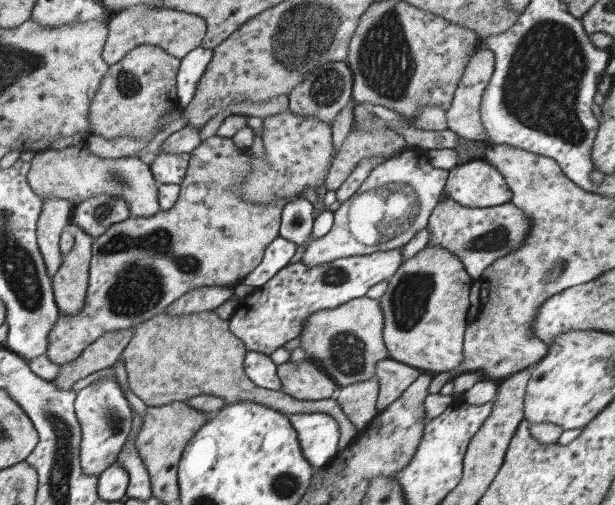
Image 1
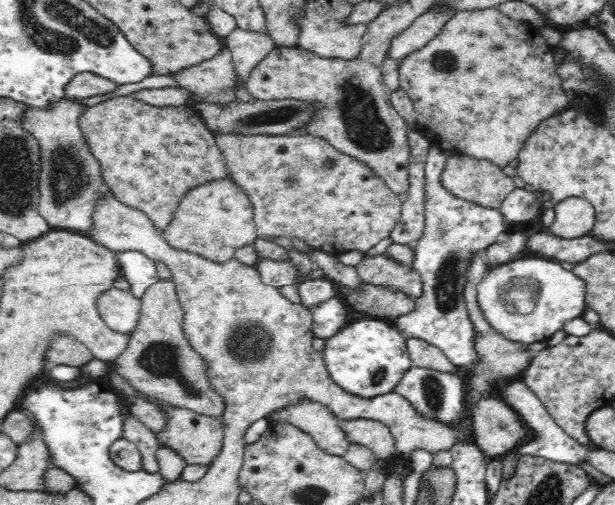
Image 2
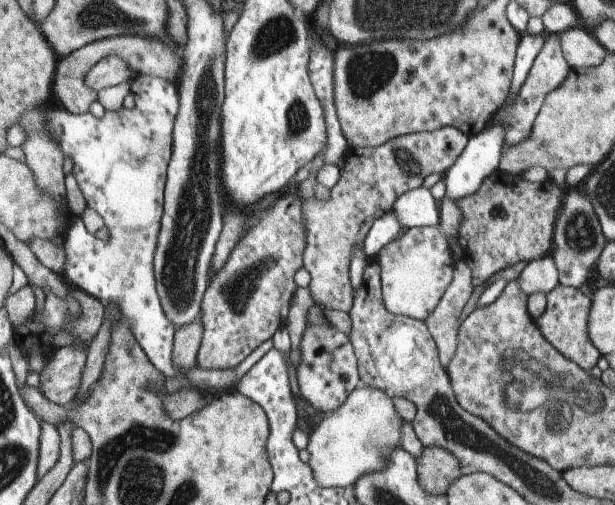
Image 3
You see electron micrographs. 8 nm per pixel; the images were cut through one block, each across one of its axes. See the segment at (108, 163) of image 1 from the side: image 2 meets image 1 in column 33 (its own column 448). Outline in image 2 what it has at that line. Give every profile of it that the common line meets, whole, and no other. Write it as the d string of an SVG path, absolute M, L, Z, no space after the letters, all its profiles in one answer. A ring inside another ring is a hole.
M452 154L446 158L446 168L442 170L442 186L456 198L460 200L468 200L474 204L480 204L482 208L494 208L500 210L502 202L506 200L506 196L516 188L514 178L504 174L504 168L496 166L490 160L474 160L474 156L466 156L466 154Z

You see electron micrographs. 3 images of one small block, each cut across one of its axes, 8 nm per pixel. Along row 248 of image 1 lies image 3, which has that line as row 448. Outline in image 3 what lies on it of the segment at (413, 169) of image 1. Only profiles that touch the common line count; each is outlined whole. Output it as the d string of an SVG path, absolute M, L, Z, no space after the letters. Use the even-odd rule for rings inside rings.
M359 386L333 414L325 416L319 426L309 434L309 460L307 466L313 472L313 480L319 486L341 488L353 486L363 474L379 472L385 466L391 450L401 448L401 416L387 394L373 386Z

